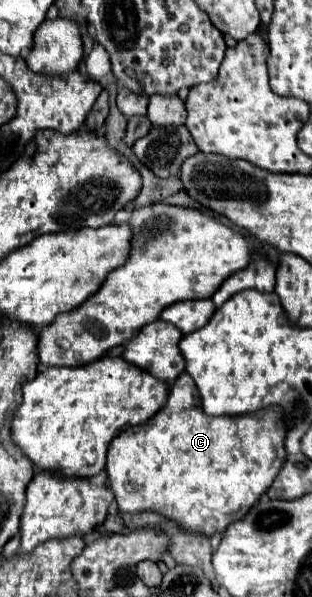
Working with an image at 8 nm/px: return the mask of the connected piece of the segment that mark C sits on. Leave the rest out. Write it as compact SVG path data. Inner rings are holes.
M181 373L169 389L165 407L155 413L151 421L129 427L121 431L115 441L111 441L105 471L109 489L113 491L121 513L153 511L179 523L179 527L191 535L213 537L215 533L223 533L233 521L243 519L259 497L271 487L285 459L285 425L279 421L279 409L269 407L239 417L209 417L199 405L201 399L193 379L187 373Z

